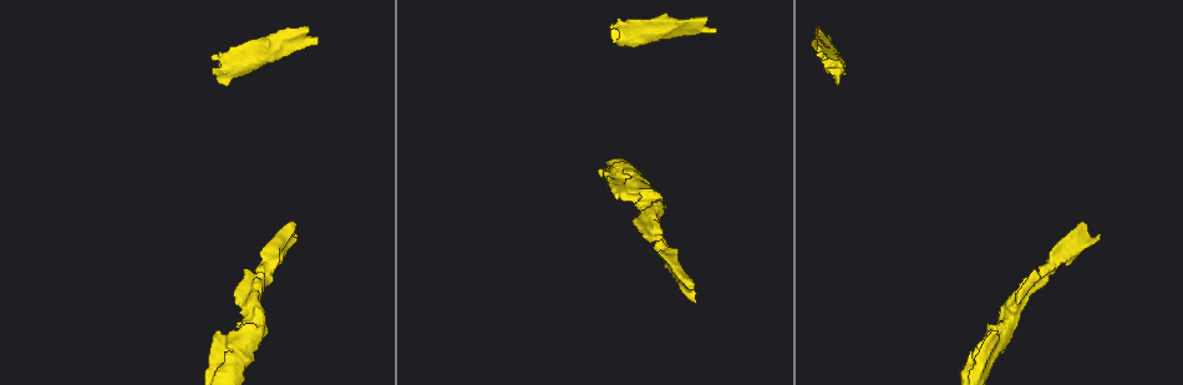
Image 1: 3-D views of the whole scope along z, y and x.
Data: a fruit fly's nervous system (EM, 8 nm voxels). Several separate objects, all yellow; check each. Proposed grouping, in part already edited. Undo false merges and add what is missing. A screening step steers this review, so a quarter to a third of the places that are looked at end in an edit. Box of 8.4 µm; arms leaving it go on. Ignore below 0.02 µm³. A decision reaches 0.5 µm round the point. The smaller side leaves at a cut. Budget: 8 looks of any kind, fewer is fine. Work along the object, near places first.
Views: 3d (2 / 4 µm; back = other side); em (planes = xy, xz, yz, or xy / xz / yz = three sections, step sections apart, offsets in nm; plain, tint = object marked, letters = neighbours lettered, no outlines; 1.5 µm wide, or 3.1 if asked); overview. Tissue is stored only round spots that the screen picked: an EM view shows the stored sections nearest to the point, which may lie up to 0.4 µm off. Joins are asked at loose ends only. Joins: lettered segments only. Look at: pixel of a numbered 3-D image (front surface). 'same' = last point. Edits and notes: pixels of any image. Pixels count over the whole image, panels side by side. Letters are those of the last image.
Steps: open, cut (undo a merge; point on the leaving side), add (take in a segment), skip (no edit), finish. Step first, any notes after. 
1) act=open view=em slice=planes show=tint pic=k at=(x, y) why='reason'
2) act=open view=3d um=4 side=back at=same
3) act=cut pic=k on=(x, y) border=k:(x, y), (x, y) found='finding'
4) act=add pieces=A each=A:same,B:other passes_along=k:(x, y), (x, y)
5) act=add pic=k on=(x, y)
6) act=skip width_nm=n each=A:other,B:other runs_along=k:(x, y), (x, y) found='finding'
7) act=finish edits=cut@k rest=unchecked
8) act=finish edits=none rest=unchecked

act=open view=3d um=2 pic=1 at=(994, 333) why='branch stops here'

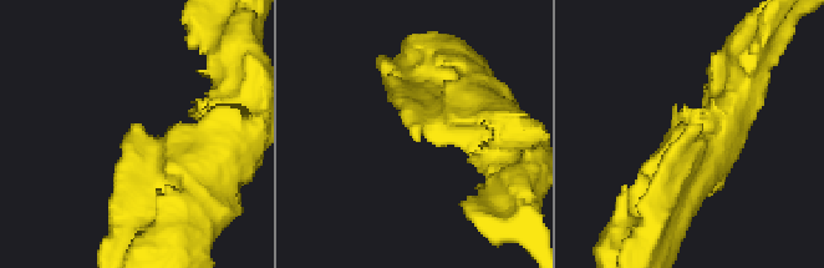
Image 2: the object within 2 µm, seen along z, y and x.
act=open view=em slice=xy step=4 show=tint pic=2 at=(133, 123)

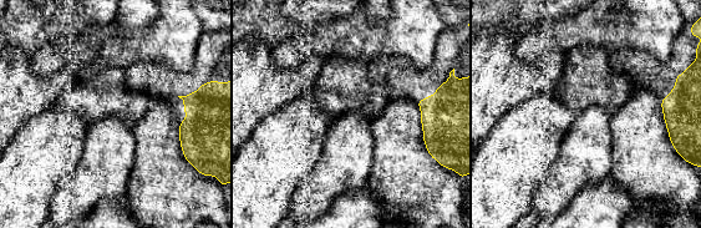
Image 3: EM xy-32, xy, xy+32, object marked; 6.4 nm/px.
act=open view=em slice=planes show=letters at=same

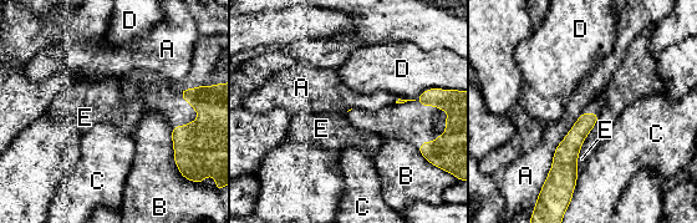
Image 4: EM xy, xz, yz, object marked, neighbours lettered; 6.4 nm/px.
act=skip longest_contact=A:480nm each=A:other,B:other,C:other,D:other,E:other found='no lettered segment goes on from it'

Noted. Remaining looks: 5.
act=open view=em slice=planes show=letters pic=1 at=(818, 26)

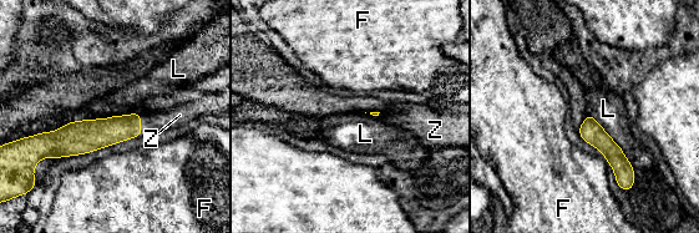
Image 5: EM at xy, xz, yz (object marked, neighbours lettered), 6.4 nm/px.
act=add pic=5 on=(151, 122) each=F:other,L:other,Z:same passes_along=5:(102, 132), (140, 125), (151, 122) found='it goes on there'

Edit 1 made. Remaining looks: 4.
act=finish edits=add@5 rest=unchecked

